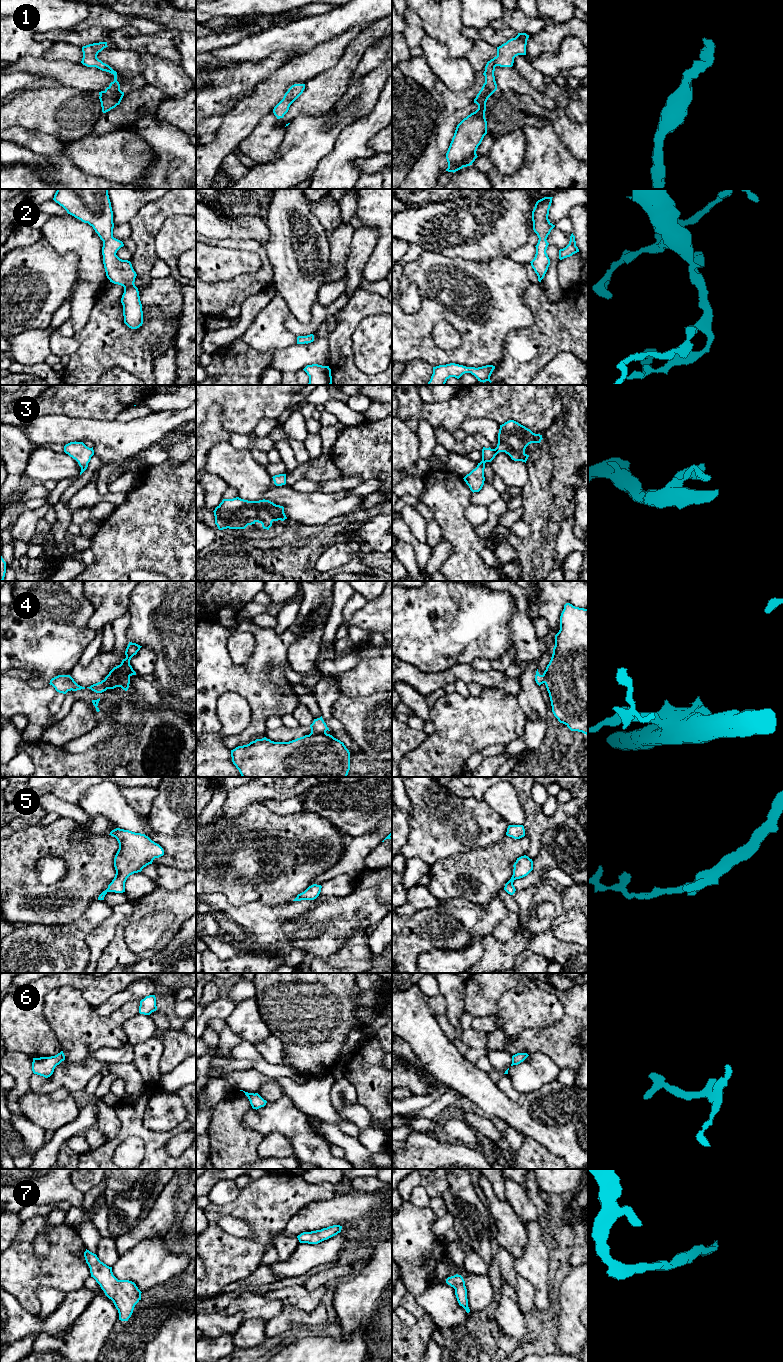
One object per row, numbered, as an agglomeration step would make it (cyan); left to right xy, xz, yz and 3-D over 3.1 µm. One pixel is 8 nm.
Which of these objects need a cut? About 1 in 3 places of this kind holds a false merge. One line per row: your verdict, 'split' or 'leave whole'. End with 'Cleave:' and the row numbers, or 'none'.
1: leave whole
2: leave whole
3: leave whole
4: split
5: leave whole
6: leave whole
7: leave whole
Cleave: 4

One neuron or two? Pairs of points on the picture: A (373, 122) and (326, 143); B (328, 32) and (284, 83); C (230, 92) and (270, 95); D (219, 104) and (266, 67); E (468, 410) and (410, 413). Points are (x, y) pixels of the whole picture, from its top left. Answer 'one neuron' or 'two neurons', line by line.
A: two neurons
B: two neurons
C: two neurons
D: one neuron
E: two neurons

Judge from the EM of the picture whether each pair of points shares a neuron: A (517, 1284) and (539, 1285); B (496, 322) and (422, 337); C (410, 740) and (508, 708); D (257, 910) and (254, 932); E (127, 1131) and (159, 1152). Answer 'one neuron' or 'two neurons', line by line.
A: two neurons
B: one neuron
C: two neurons
D: one neuron
E: one neuron

